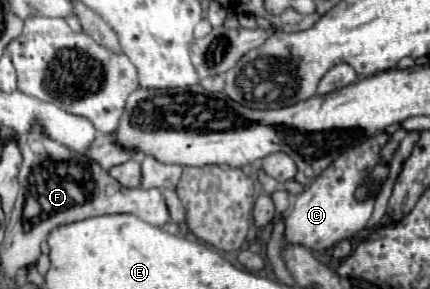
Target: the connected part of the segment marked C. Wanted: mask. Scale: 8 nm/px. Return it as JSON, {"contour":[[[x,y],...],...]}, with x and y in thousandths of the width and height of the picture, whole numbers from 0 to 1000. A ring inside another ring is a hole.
{"contour":[[[881,460],[853,495],[840,495],[835,509],[798,529],[779,564],[770,564],[770,578],[760,578],[760,592],[751,592],[751,606],[742,606],[742,619],[733,619],[714,647],[714,661],[691,675],[681,730],[672,730],[663,751],[667,841],[705,848],[728,869],[756,869],[788,834],[821,820],[853,779],[867,737],[872,682],[863,675],[853,696],[830,696],[826,661],[835,640],[858,640],[858,599],[881,557],[891,557],[881,543],[881,522],[900,495],[900,481],[905,467]]]}

